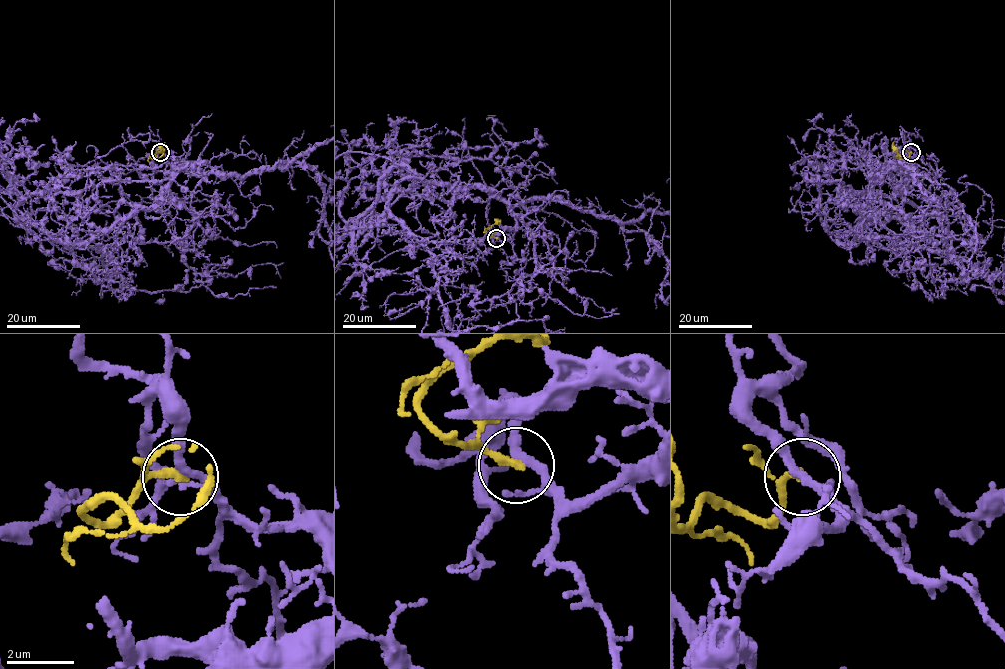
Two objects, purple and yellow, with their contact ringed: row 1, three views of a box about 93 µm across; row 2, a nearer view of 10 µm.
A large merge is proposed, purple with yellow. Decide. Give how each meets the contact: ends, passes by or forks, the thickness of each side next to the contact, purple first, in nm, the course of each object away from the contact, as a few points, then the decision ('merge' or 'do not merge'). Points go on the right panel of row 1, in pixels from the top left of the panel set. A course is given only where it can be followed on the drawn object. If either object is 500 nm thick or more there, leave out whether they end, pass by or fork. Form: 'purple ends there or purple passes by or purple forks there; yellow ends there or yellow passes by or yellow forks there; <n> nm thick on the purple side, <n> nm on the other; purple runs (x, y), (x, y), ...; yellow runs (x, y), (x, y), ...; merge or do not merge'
purple passes by; yellow ends there; 260 nm thick on the purple side, 280 nm on the other; yellow runs (911, 152), (907, 157), (901, 154), (897, 158), (893, 142); do not merge

